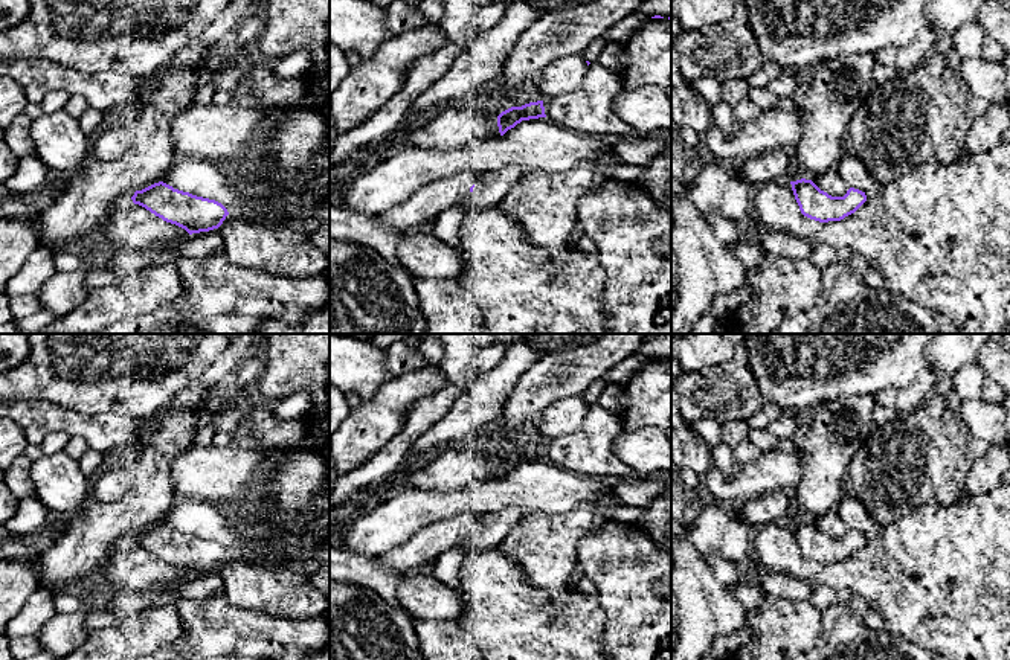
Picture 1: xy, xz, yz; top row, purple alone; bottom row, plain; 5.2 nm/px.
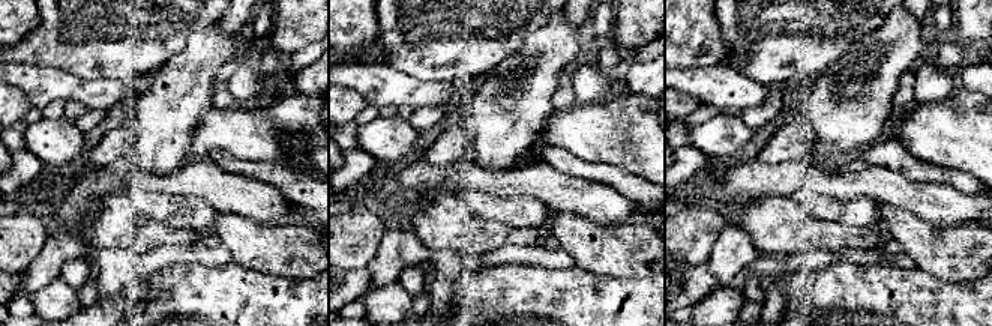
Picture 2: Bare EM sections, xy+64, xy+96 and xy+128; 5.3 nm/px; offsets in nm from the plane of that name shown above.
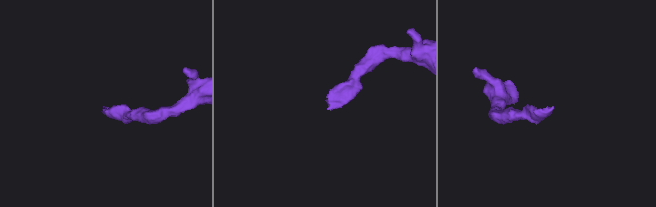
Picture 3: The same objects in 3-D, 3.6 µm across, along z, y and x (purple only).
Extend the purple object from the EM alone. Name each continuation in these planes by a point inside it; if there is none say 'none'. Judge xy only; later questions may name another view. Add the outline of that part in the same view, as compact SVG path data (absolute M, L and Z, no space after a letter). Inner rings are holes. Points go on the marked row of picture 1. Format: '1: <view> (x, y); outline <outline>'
none

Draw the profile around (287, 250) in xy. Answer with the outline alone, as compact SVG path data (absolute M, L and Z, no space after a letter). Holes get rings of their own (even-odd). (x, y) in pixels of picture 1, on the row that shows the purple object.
M229 213L218 230L223 252L236 267L291 279L323 276L330 267L301 224L276 227Z

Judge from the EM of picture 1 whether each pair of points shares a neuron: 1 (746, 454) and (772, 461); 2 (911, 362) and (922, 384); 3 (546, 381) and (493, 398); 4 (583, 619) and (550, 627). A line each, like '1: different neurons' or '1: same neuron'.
1: different neurons
2: different neurons
3: different neurons
4: same neuron

